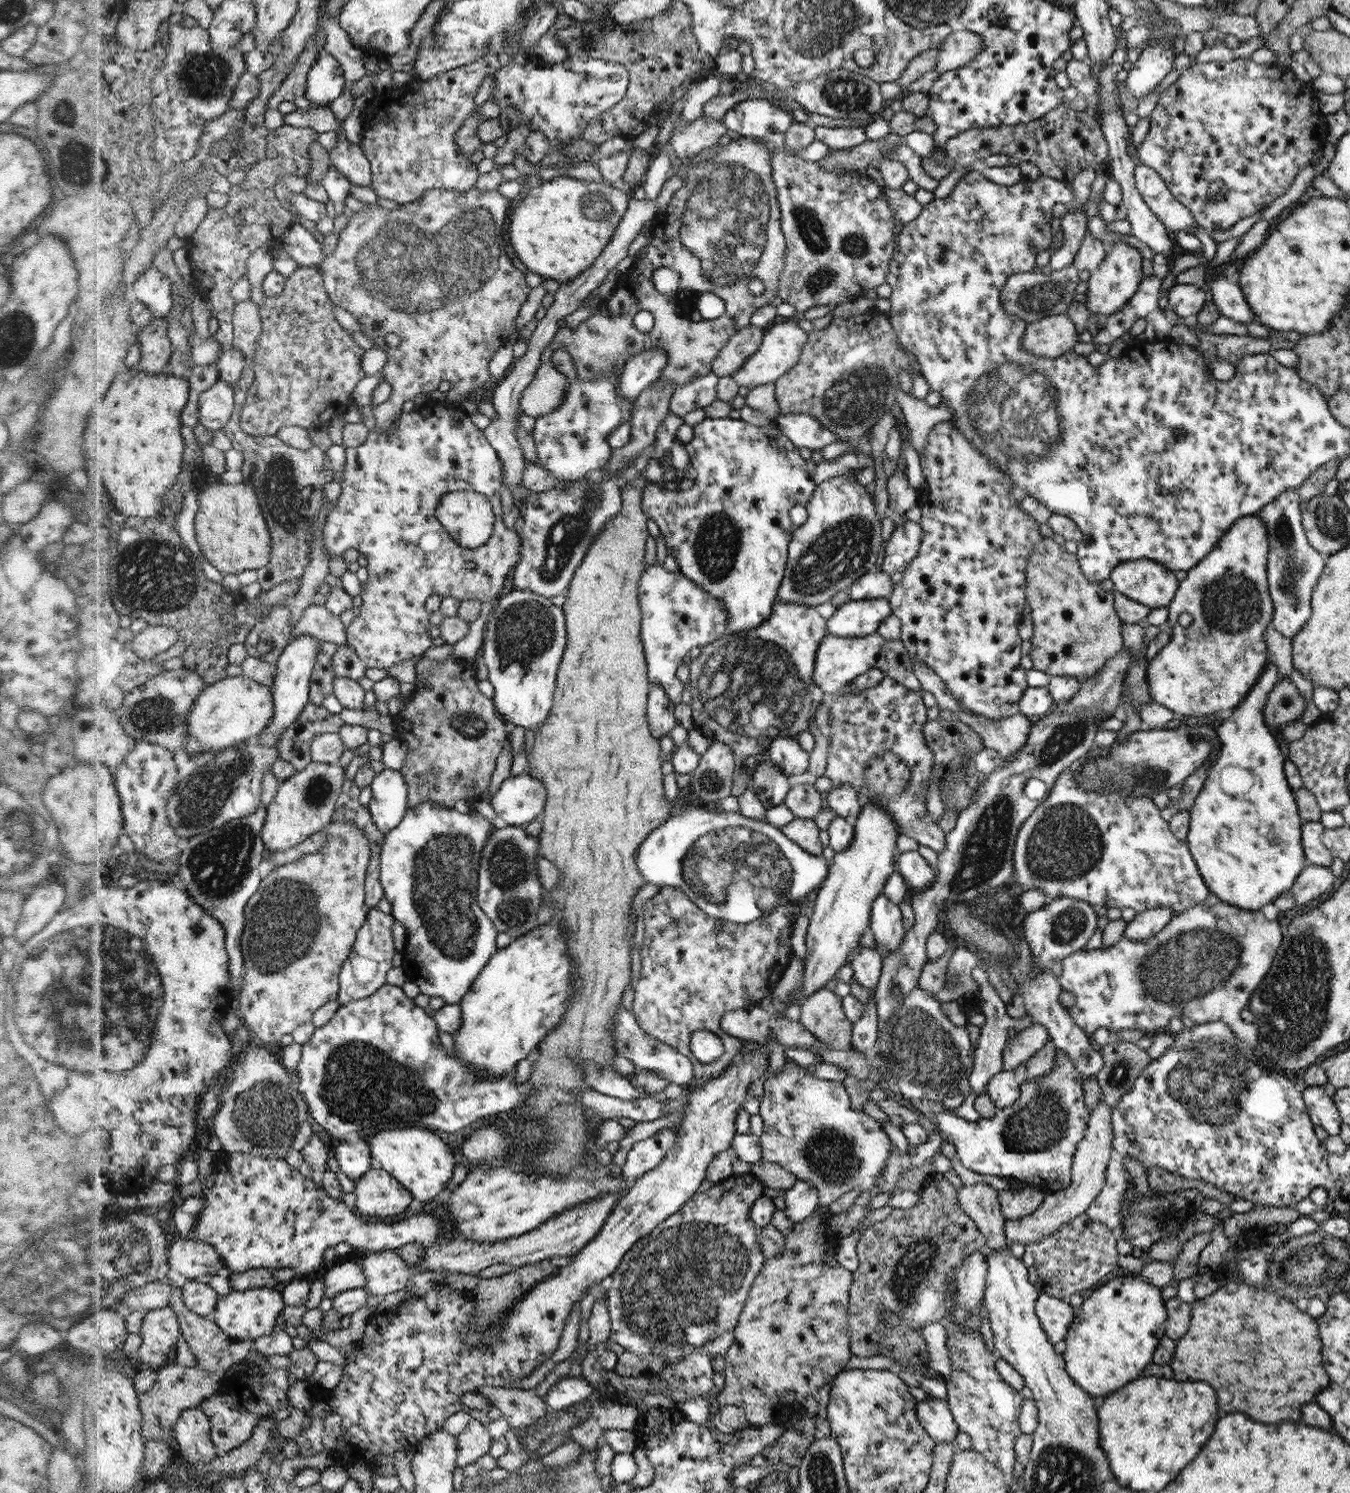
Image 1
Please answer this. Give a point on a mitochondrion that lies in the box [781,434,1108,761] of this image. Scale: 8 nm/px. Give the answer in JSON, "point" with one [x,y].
{"point":[838,552]}

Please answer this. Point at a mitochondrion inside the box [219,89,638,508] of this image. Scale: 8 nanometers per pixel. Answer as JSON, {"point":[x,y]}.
{"point":[412,264]}

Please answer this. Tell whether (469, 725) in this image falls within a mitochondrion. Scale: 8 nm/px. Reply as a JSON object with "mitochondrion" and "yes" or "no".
{"mitochondrion":"yes"}

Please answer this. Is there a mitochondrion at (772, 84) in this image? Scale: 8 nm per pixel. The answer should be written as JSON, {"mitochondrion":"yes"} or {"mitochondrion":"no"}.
{"mitochondrion":"no"}

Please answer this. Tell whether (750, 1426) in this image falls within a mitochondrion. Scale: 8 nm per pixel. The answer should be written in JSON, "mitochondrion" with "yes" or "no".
{"mitochondrion":"no"}

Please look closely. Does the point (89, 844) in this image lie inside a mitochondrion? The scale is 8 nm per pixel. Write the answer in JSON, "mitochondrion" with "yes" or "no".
{"mitochondrion":"no"}

